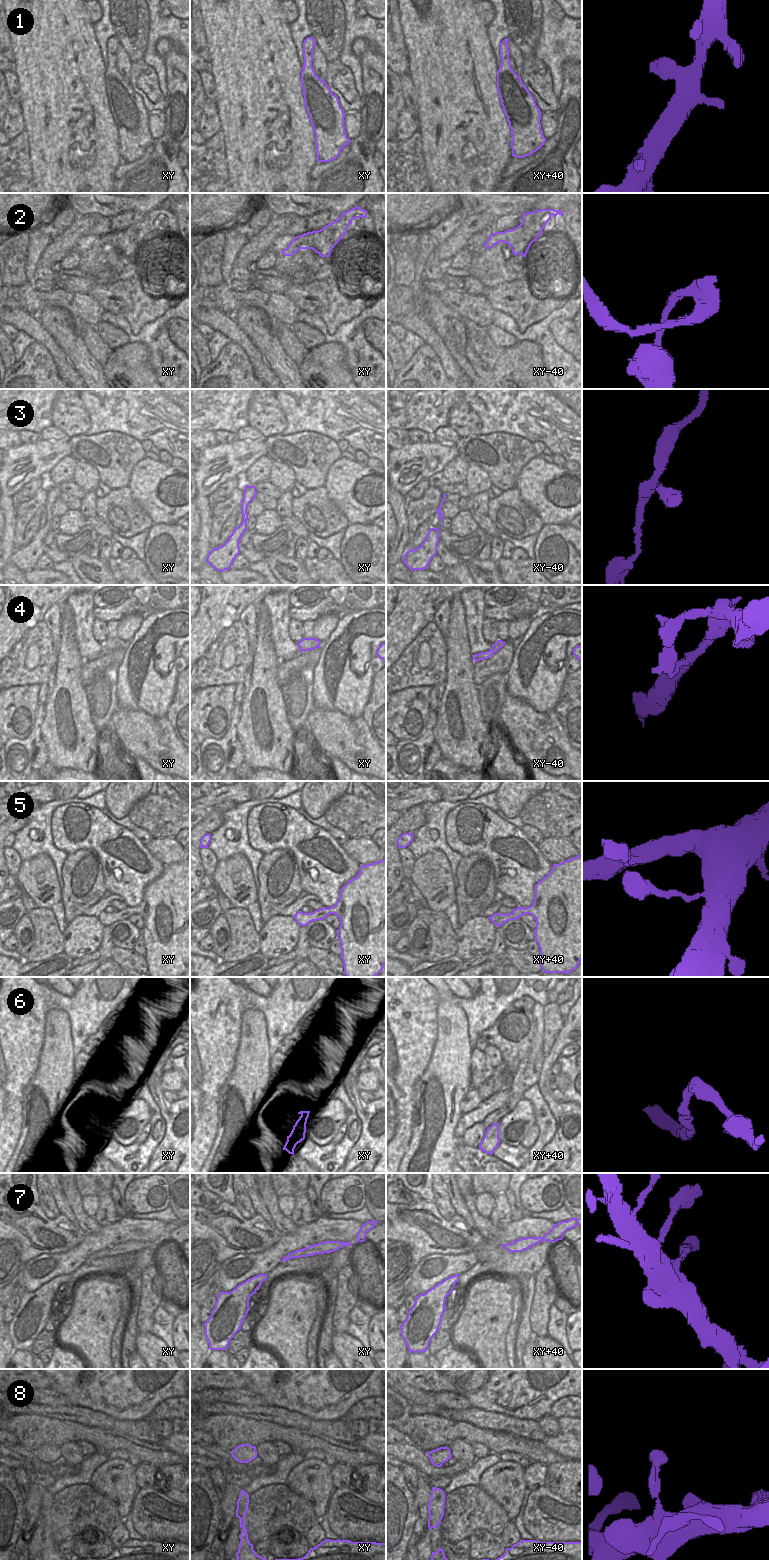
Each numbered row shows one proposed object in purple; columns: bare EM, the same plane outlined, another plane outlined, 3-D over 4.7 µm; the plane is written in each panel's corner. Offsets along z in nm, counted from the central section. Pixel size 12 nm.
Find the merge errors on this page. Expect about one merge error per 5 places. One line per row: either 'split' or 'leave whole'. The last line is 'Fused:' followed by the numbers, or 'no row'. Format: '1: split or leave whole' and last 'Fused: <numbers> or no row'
1: leave whole
2: split
3: leave whole
4: split
5: leave whole
6: leave whole
7: leave whole
8: leave whole
Fused: 2, 4

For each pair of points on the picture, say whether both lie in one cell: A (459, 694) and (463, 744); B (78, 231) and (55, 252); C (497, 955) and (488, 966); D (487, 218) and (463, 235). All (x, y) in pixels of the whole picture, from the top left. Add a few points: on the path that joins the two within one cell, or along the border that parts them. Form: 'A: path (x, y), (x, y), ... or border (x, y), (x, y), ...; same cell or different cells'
A: path (461, 706), (464, 732); same cell
B: path (72, 235), (61, 246); same cell
C: path (495, 958), (491, 963); same cell
D: path (481, 222), (469, 229); same cell

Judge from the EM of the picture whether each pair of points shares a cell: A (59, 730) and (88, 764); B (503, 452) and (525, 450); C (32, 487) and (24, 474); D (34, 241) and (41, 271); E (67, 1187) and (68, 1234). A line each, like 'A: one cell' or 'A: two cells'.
A: one cell
B: one cell
C: two cells
D: two cells
E: two cells

